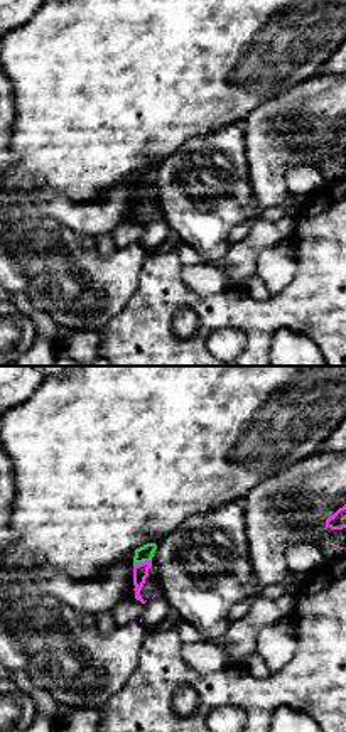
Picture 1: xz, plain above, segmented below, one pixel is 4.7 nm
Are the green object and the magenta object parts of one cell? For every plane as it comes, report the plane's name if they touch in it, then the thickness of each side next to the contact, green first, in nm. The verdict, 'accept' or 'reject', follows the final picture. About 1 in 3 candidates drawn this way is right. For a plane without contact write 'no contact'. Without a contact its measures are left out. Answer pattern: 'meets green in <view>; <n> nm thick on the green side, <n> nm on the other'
meets green in xz; 80 nm thick on the green side, 80 nm on the other

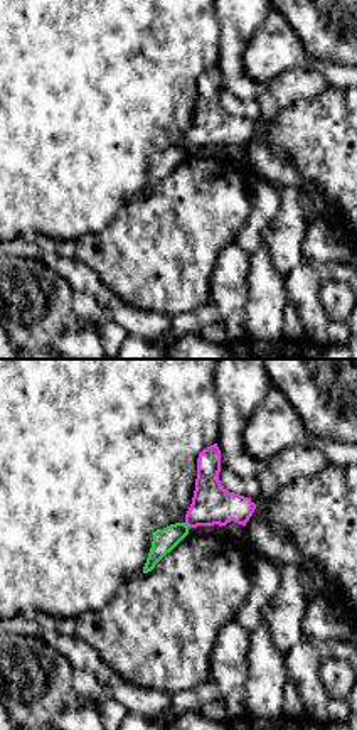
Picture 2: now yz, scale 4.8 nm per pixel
meets green in yz; 110 nm thick on the green side, 190 nm on the other

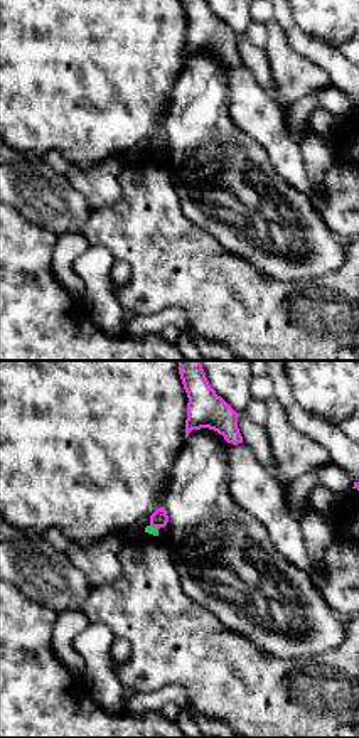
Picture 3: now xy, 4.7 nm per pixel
meets green in xy; 40 nm thick on the green side, 80 nm on the other

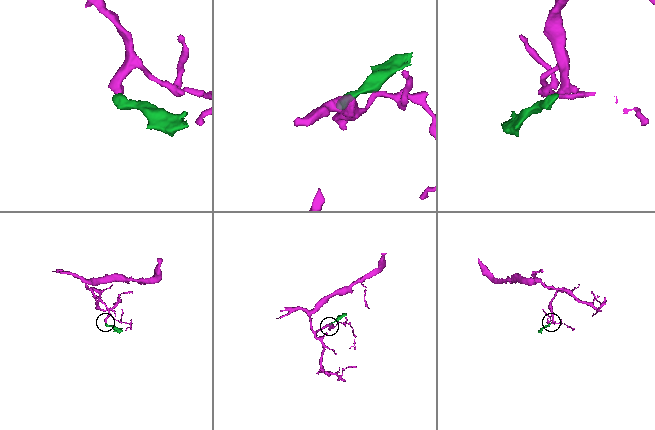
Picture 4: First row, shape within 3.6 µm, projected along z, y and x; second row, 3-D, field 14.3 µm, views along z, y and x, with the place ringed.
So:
reject

